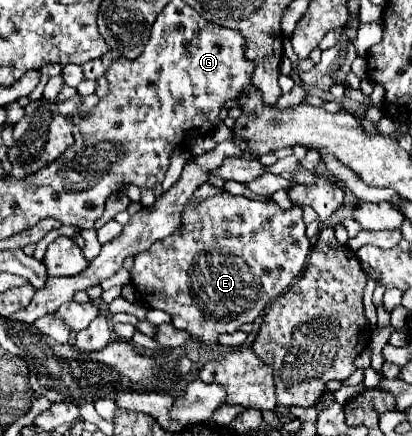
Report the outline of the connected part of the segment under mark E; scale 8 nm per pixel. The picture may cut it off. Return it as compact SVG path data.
M227 191L205 199L199 207L187 204L181 215L181 225L163 241L157 241L145 253L135 257L131 283L143 303L171 315L177 329L191 333L203 347L217 349L217 335L233 333L245 323L253 323L267 303L279 297L305 267L311 243L305 235L301 207L281 209L275 201L249 199Z

